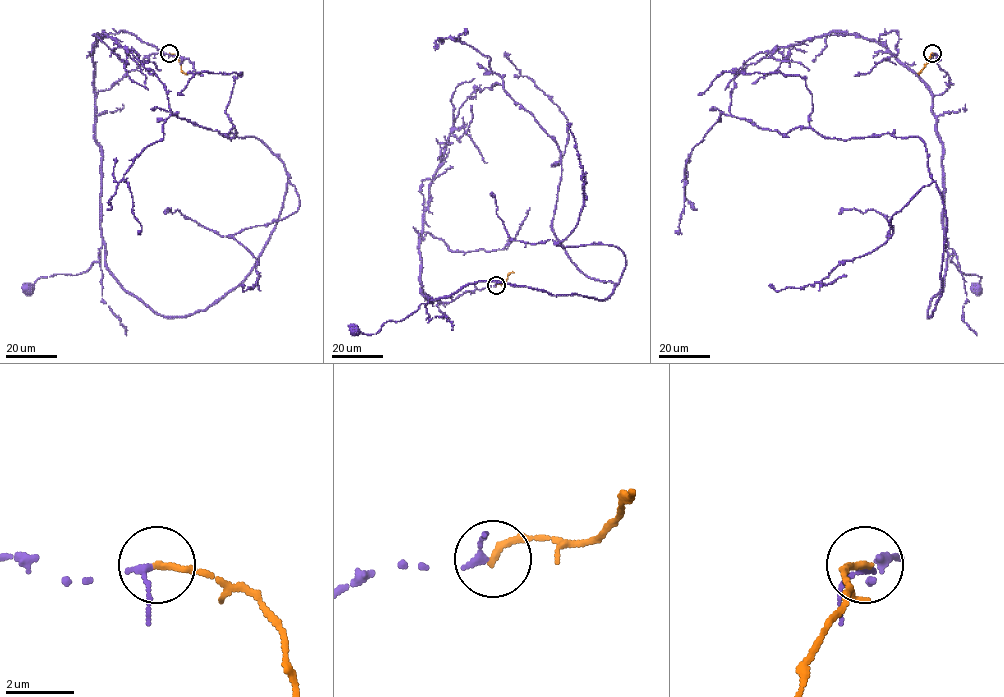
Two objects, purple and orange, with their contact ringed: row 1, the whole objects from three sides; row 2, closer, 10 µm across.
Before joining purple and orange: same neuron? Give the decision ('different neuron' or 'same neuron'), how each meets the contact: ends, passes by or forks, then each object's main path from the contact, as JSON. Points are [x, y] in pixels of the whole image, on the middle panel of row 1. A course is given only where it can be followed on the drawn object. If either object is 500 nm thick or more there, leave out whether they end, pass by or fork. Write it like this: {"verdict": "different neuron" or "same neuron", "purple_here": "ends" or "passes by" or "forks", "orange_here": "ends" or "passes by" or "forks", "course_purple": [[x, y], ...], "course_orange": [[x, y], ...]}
{"verdict": "same neuron", "purple_here": "ends", "orange_here": "ends", "course_purple": [[496, 286], [442, 303], [426, 299], [421, 286], [425, 306], [387, 321], [375, 333], [353, 328]], "course_orange": [[496, 286], [503, 284], [514, 272]]}

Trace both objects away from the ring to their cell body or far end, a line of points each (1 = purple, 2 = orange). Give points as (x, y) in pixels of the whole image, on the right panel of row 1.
1: (932, 54), (949, 82), (932, 114), (942, 145), (944, 238), (949, 261), (981, 277), (975, 289)
2: (932, 54), (919, 75)

